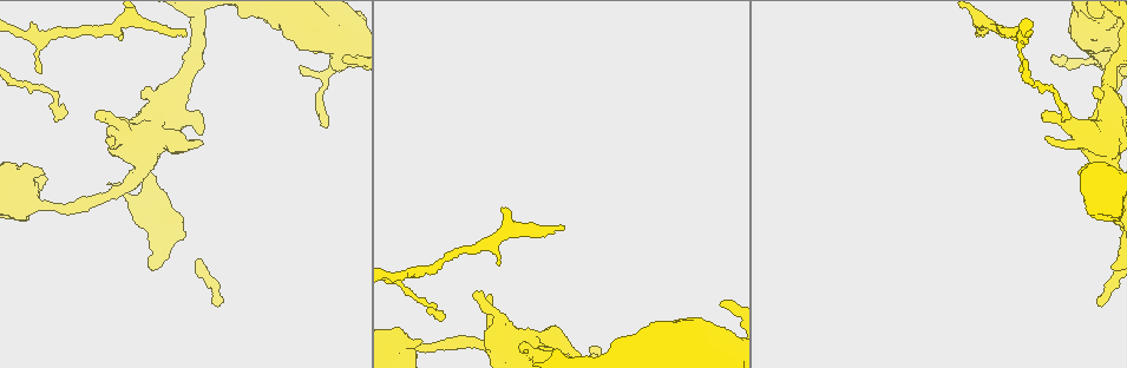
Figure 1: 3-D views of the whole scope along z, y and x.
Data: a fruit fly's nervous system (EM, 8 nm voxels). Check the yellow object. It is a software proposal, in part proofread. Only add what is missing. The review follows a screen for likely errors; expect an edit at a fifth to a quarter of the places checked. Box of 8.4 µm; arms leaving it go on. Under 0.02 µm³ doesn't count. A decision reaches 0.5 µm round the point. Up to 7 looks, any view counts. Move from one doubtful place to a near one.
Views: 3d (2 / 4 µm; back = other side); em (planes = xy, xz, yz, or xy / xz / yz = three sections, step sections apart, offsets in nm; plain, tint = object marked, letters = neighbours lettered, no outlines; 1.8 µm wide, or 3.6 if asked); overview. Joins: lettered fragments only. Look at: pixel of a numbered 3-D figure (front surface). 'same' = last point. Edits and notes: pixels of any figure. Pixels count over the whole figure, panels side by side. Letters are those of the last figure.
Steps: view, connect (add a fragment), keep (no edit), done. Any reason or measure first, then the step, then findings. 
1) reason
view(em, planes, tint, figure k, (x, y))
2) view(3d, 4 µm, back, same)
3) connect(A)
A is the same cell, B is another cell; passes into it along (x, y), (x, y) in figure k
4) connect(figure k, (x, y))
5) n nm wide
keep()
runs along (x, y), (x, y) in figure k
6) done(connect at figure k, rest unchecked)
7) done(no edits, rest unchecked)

an open end
view(em, planes, letters, figure 1, (562, 229))

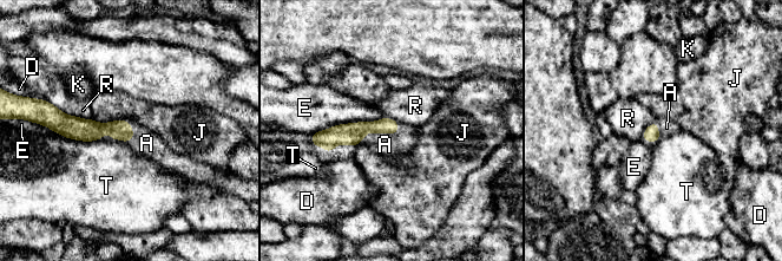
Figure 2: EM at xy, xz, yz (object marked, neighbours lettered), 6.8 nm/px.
E touches over 500 nm
connect(A)
A is the same cell, D, E, J, K, R and T are other cells; passes into it along (352, 134), (382, 132), (385, 144) in figure 2; the neuron continues

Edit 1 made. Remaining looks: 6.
view(overview)

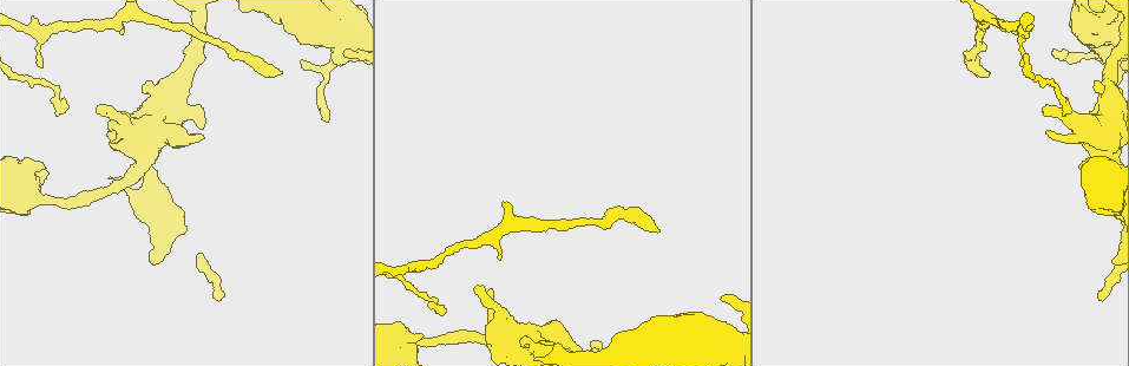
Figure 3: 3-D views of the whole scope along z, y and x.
an open end
view(em, planes, letters, figure 3, (279, 72))

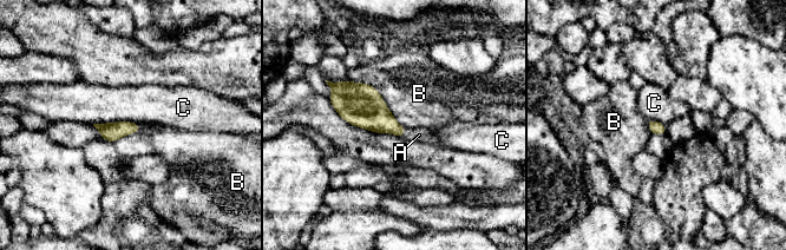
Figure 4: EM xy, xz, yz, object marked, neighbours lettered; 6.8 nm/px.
connect(A)
A is the same cell, B and C are other cells; passes into it along (373, 114), (405, 131), (419, 135) in figure 4; it goes on there

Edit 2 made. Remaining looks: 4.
thin end
view(3d, 2 µm, figure 3, (42, 66))

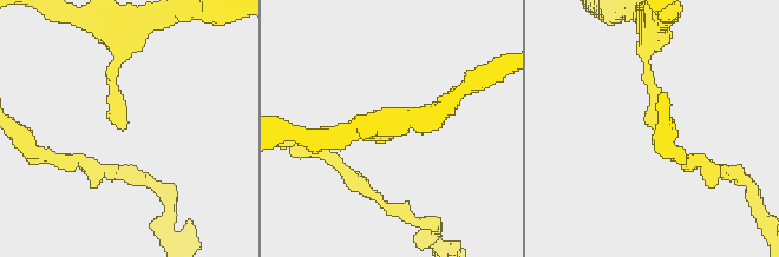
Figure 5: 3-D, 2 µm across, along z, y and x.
need the tissue
view(em, planes, letters, figure 5, (118, 127))

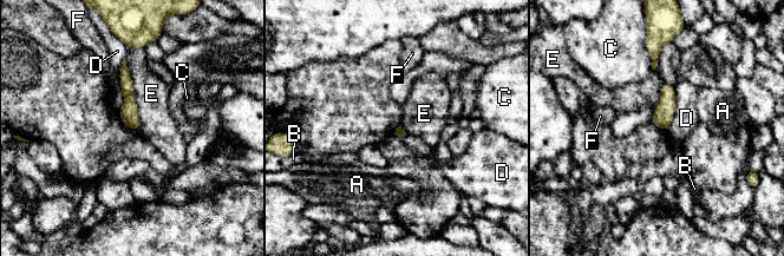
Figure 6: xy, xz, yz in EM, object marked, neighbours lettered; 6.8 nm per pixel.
keep()
A, B, C, D, E and F are other cells; runs along (124, 69), (130, 118), (135, 126) in figure 6; no lettered fragment goes on from it

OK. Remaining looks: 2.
done(connect at figure 2, connect at figure 4, rest unchecked)

